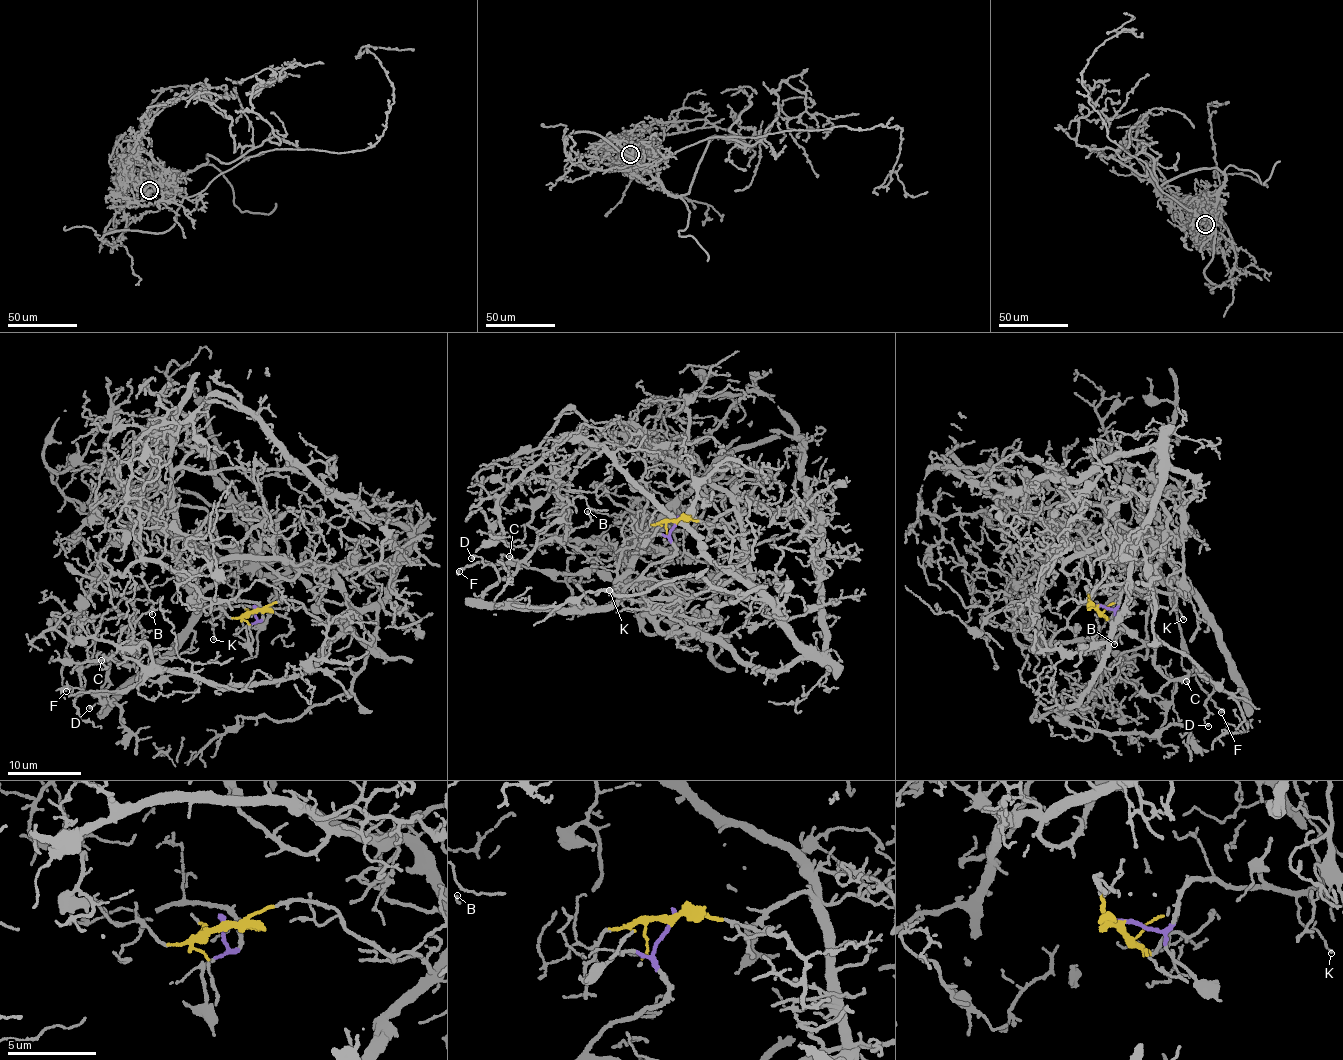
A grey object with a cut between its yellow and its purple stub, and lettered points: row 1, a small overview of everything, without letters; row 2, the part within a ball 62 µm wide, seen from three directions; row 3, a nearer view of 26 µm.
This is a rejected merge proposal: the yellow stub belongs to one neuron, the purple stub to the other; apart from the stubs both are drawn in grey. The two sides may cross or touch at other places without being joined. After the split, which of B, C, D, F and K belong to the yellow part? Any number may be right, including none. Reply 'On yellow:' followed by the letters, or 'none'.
On yellow: none

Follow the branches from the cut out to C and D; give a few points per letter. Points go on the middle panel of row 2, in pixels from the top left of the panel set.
C: (677, 522), (671, 555), (648, 565), (616, 601), (599, 608), (488, 606), (484, 590), (516, 571), (510, 556)
D: (677, 522), (671, 555), (599, 608), (488, 606), (482, 595), (498, 579), (494, 568), (470, 557)

